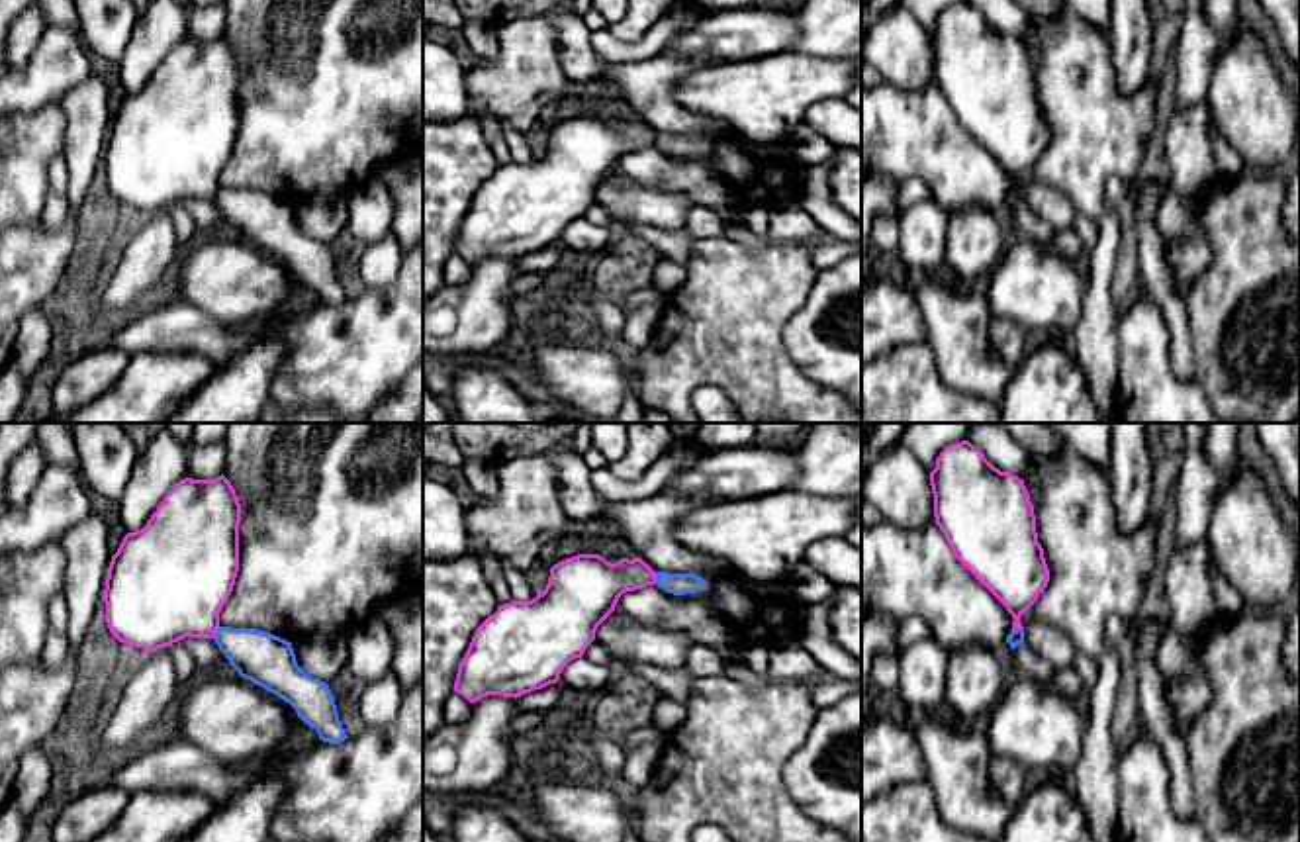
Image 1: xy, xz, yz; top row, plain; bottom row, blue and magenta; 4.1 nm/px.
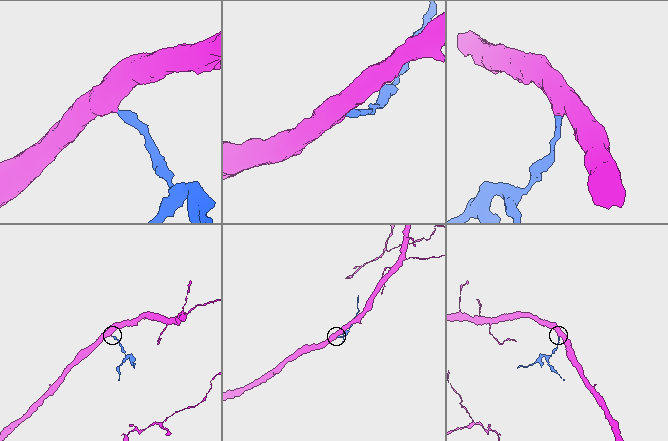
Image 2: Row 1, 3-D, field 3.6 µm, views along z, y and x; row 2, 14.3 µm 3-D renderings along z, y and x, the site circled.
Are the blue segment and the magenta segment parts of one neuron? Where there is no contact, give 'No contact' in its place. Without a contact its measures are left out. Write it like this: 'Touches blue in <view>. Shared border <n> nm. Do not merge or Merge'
Touches blue in xy. Shared border 60 nm. Do not merge

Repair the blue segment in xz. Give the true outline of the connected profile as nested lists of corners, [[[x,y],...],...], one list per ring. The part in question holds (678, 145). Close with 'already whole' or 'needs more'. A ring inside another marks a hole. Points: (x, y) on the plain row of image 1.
[[[656,133],[656,147],[673,157],[697,155],[707,143],[695,135],[664,135]]]; already whole

